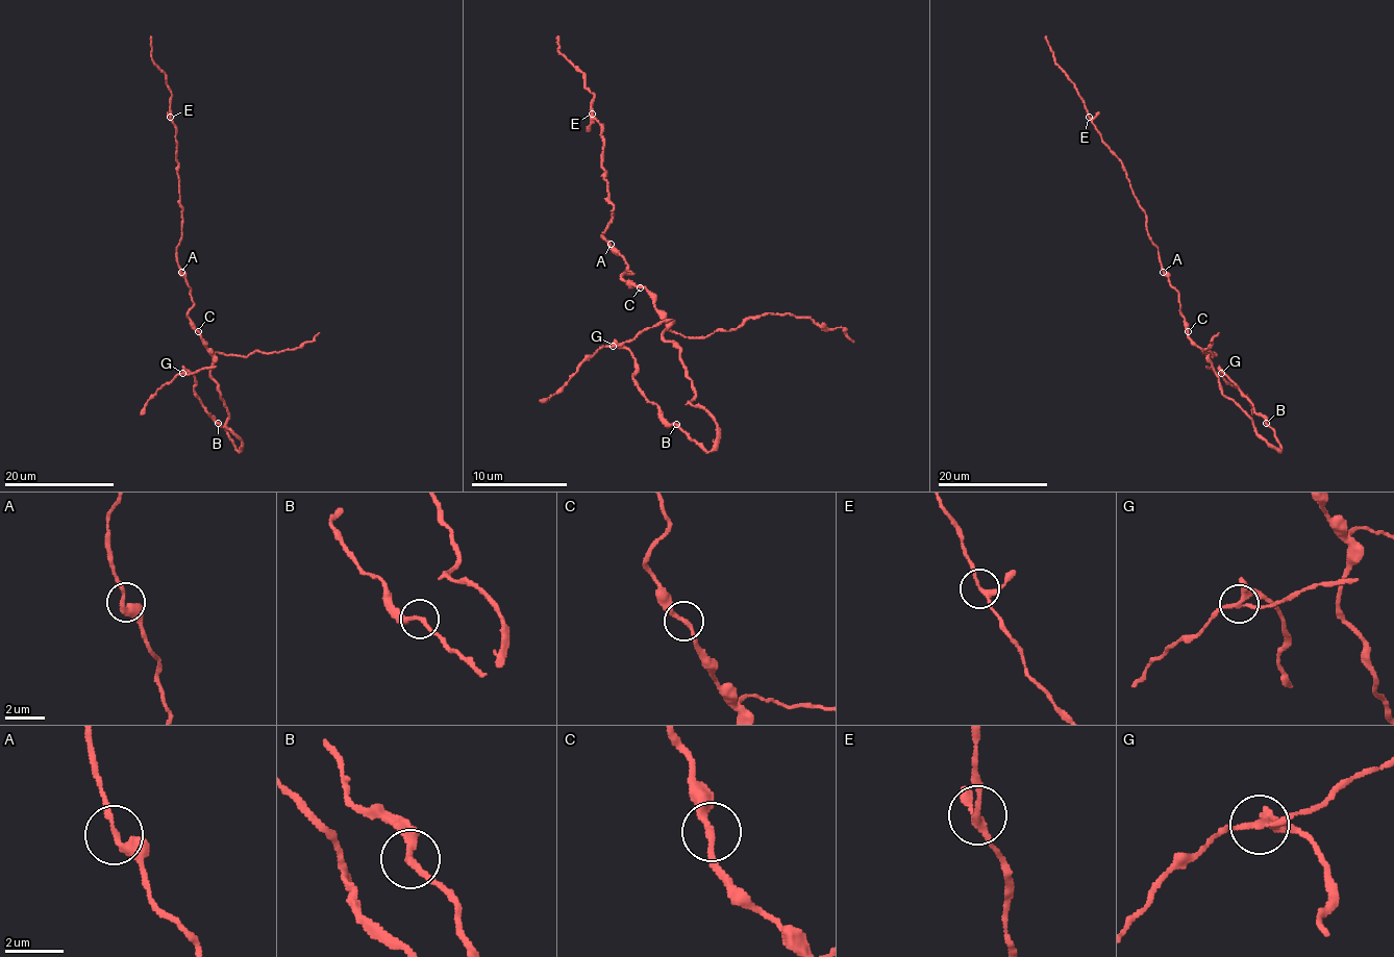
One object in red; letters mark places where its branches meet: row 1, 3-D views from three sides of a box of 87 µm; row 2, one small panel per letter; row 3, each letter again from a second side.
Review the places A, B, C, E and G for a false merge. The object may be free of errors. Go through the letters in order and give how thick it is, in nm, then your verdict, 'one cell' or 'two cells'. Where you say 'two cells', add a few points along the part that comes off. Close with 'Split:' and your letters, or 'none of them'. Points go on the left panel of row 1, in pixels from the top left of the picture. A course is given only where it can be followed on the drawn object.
A: calibre 280 nm; one cell
B: calibre 240 nm; one cell
C: calibre 220 nm; one cell
E: calibre 200 nm; one cell
G: calibre 240 nm; two cells; course (182, 374), (168, 381), (147, 402), (140, 414)
Split: G

